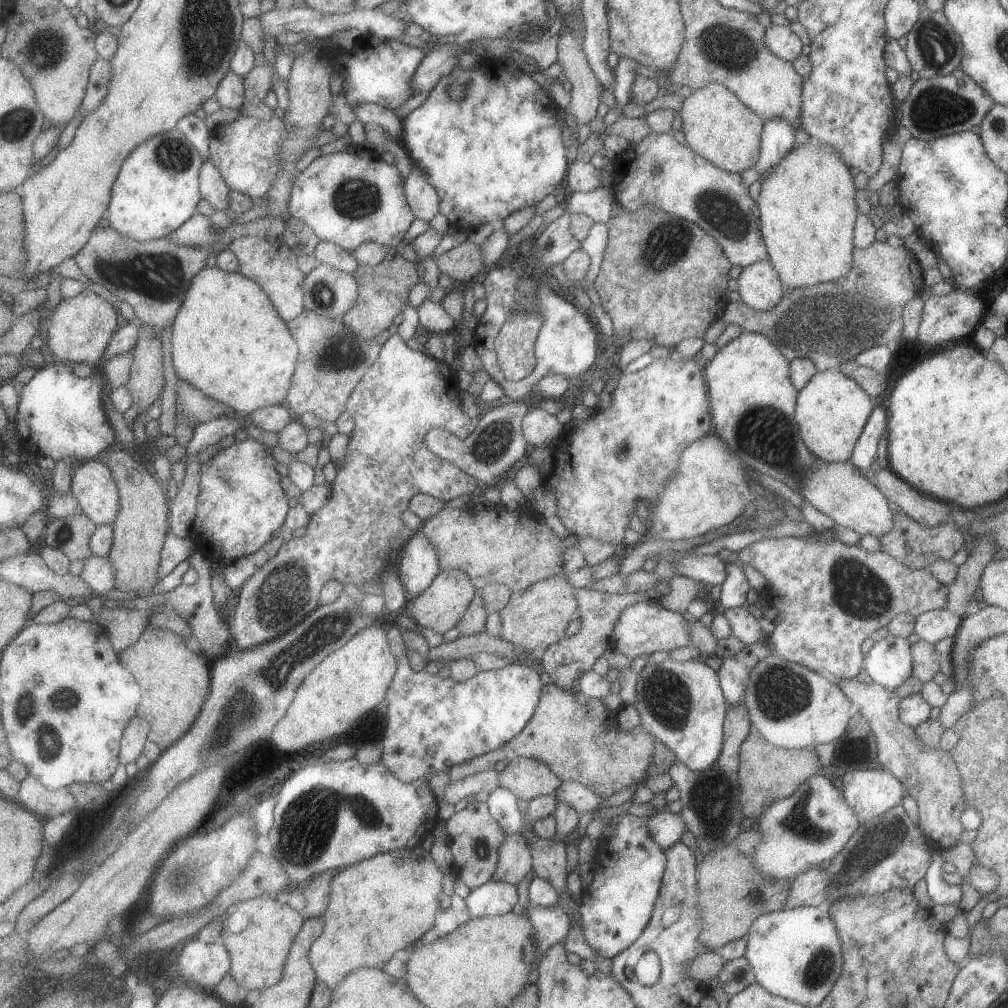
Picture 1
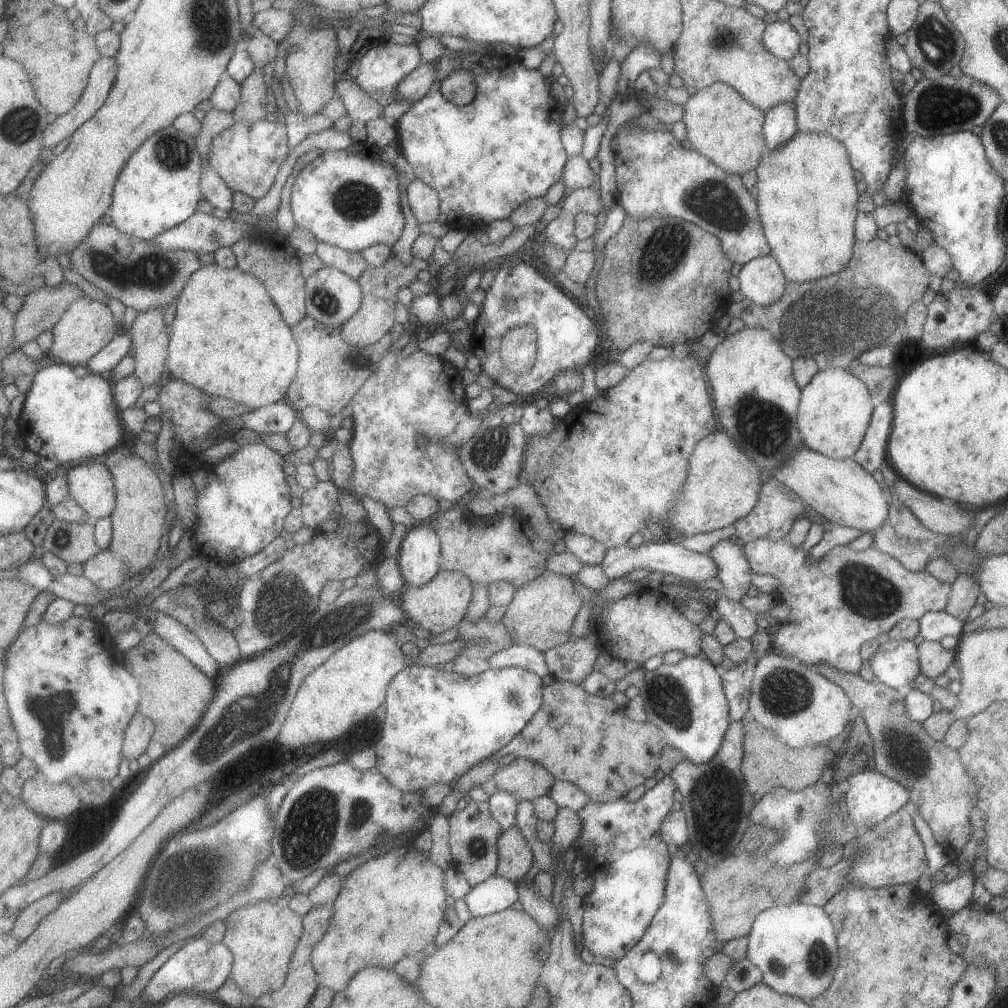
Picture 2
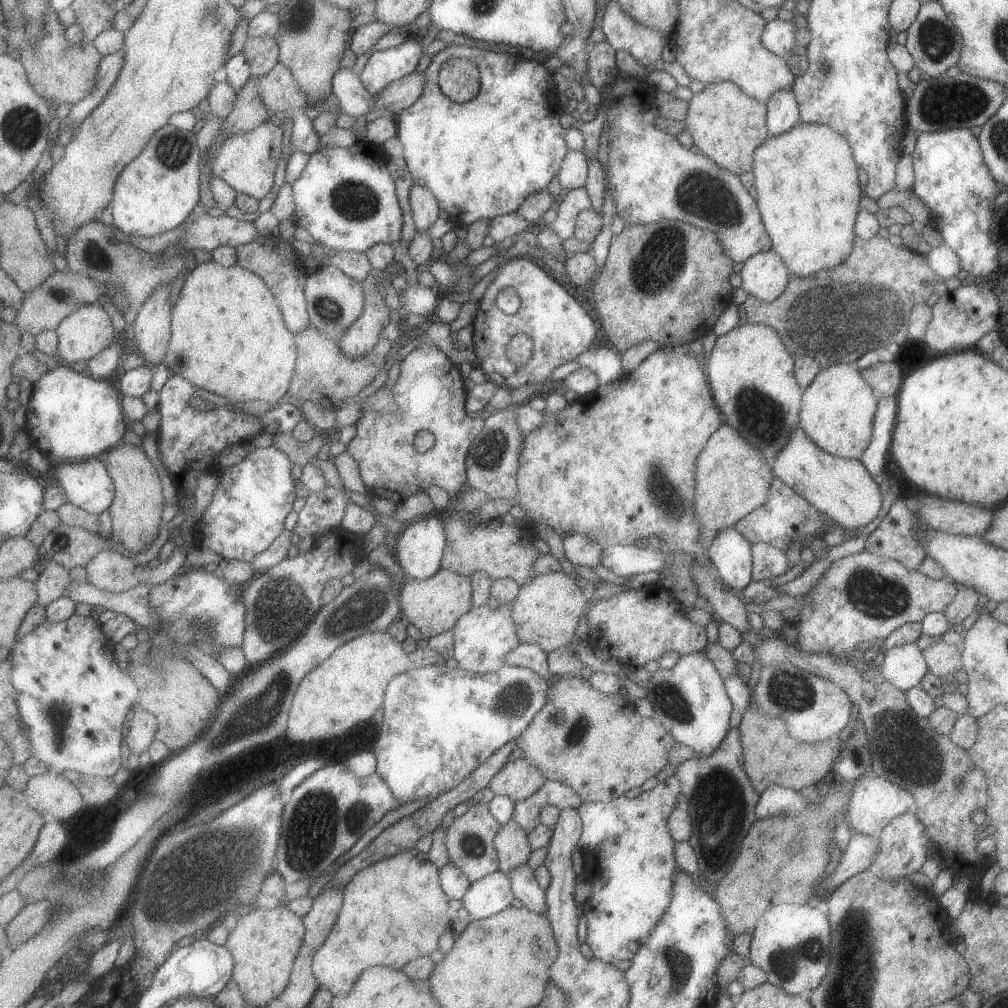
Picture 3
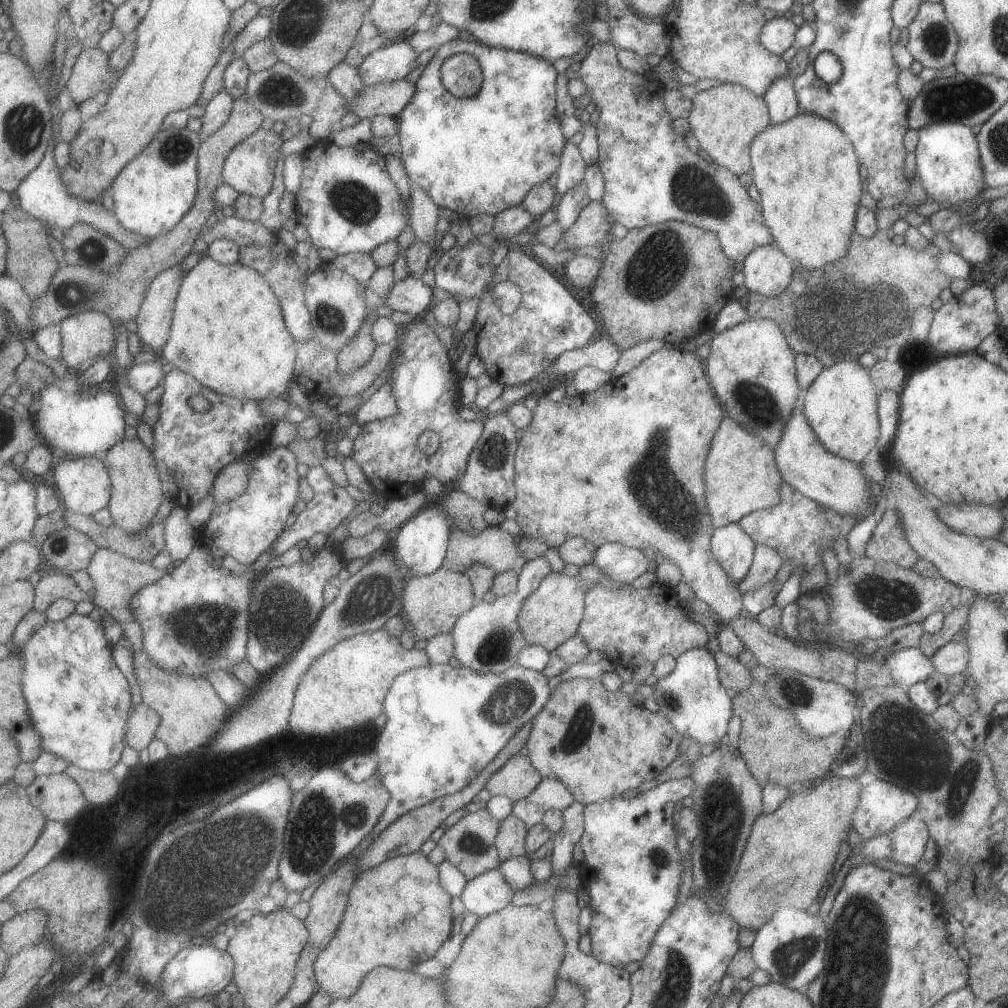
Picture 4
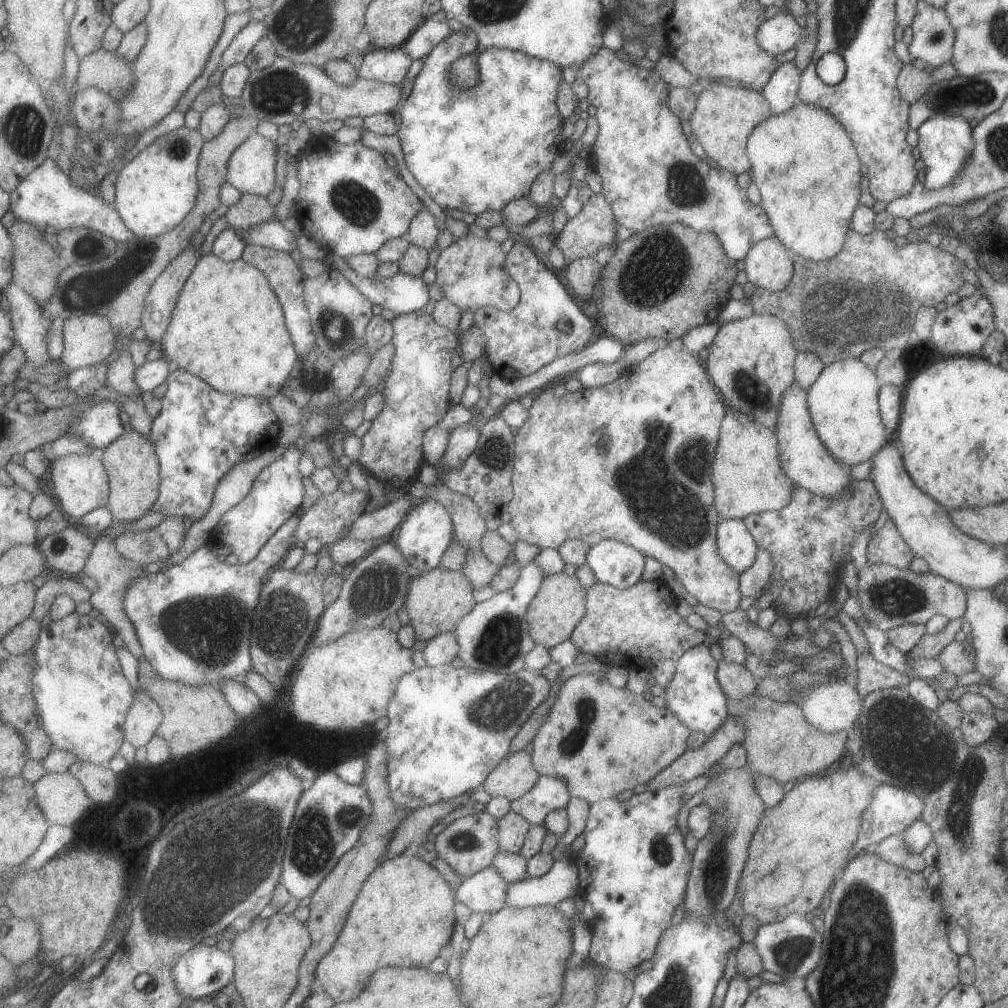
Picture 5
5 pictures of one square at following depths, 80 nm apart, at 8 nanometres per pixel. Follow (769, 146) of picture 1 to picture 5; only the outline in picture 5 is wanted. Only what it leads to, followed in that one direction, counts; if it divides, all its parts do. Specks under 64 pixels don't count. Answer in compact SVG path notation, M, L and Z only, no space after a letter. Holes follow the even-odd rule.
M793 61L781 63L762 86L760 93L769 103L773 115L785 112L799 101L800 74L800 70Z

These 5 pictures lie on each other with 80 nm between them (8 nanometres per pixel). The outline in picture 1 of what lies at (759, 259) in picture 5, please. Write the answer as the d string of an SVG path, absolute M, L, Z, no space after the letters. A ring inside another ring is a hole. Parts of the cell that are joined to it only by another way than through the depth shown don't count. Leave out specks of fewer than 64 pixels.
M769 259L743 267L736 282L740 300L753 310L765 312L781 300L783 285Z

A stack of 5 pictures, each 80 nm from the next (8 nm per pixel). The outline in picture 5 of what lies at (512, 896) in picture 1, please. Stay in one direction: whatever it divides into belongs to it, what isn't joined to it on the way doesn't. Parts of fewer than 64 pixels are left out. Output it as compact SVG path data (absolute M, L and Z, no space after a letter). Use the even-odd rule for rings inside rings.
M489 865L473 876L463 879L456 888L457 900L465 904L470 912L488 915L505 906L506 882Z

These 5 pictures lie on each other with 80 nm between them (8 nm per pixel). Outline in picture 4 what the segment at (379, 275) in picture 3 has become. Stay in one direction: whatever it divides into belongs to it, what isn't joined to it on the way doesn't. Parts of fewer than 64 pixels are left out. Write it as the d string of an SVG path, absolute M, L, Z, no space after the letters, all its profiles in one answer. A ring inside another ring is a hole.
M371 310L371 316L365 320L365 324L359 331L359 334L354 338L354 341L338 354L339 372L343 377L352 375L357 372L361 366L365 366L375 354L378 344L372 335L373 323L379 317L375 310Z

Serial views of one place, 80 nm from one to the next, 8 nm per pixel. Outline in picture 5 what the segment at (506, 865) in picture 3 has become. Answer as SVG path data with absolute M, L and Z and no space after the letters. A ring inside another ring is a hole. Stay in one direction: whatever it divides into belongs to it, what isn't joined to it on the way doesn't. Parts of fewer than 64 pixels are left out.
M509 810L498 818L497 825L498 850L518 854L531 824L516 812Z

